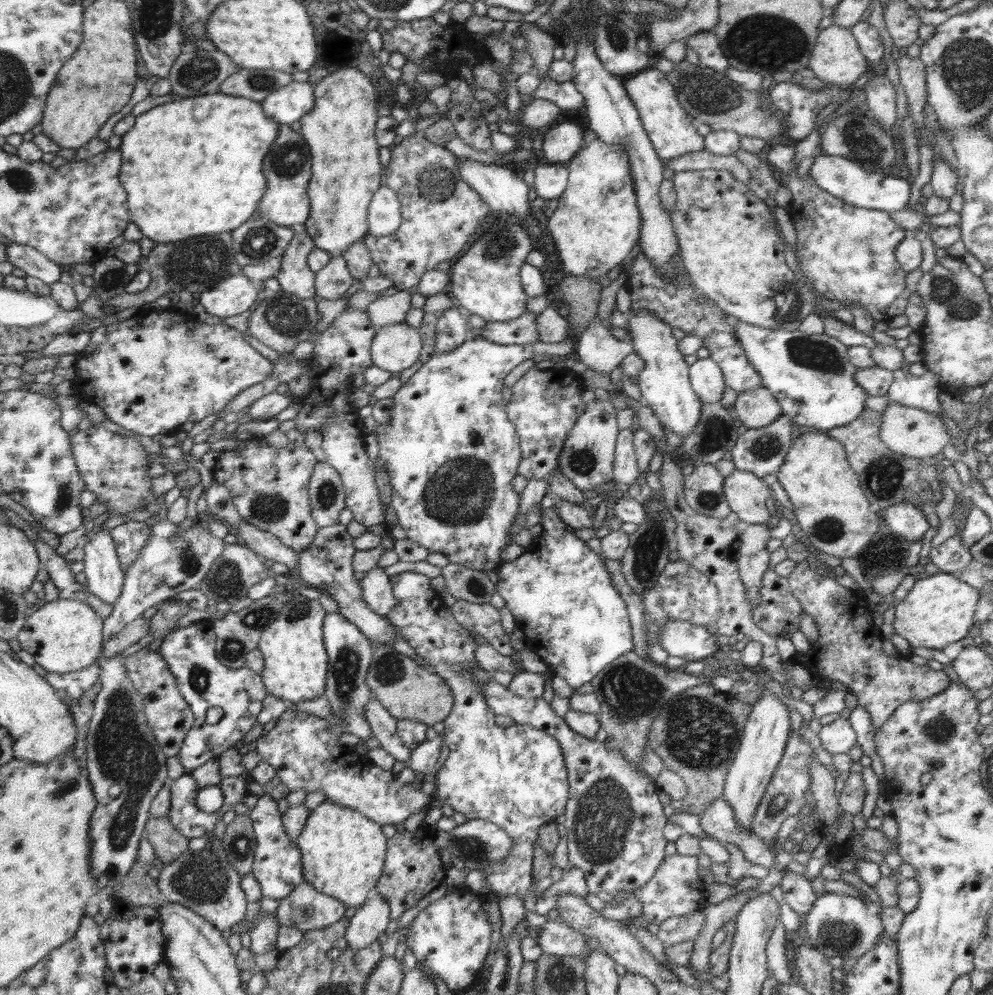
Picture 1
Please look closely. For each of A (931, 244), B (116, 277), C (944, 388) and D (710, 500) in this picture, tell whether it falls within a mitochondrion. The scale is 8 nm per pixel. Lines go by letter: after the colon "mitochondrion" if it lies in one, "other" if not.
A: other
B: mitochondrion
C: other
D: mitochondrion

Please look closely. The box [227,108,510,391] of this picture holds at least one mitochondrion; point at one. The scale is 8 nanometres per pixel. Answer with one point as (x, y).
(288, 318)

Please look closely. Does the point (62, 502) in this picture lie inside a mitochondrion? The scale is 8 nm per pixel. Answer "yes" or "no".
yes

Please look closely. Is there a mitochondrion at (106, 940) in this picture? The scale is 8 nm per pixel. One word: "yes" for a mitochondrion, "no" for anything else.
no

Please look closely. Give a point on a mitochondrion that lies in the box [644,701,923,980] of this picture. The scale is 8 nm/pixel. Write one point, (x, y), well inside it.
(842, 935)

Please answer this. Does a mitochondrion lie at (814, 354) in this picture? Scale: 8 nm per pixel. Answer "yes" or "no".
yes

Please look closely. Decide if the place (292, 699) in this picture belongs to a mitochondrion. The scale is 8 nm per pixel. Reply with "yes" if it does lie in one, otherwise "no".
no

